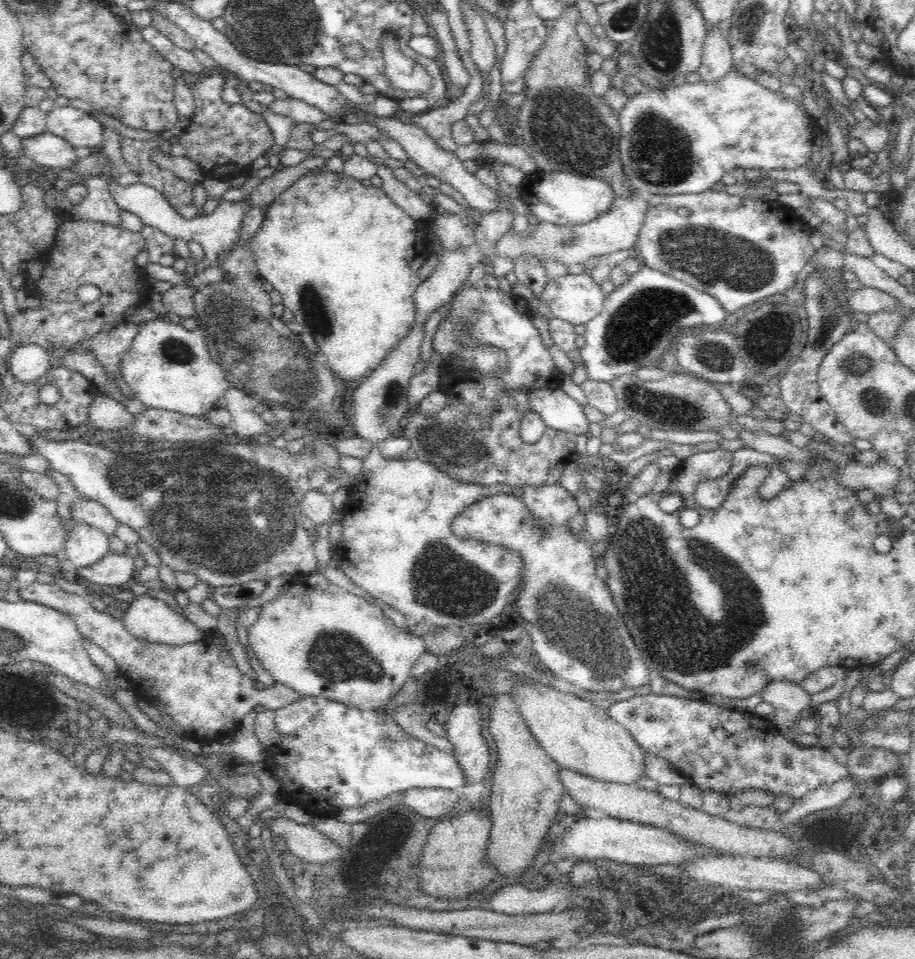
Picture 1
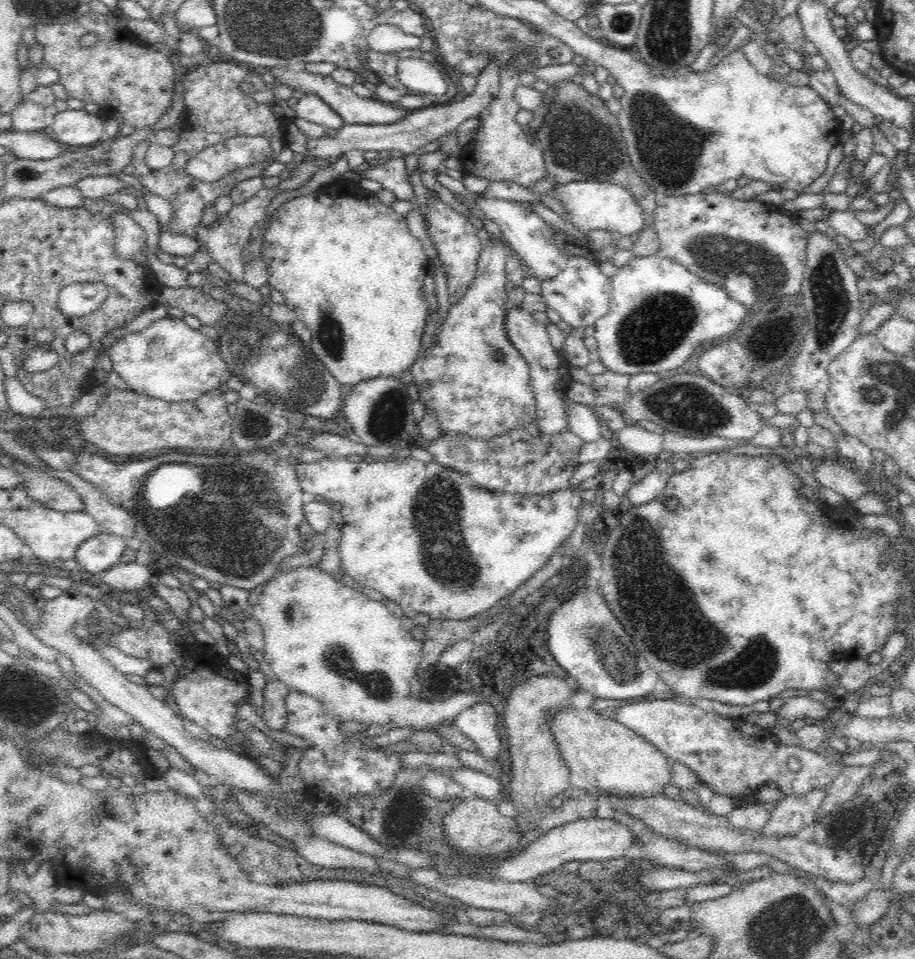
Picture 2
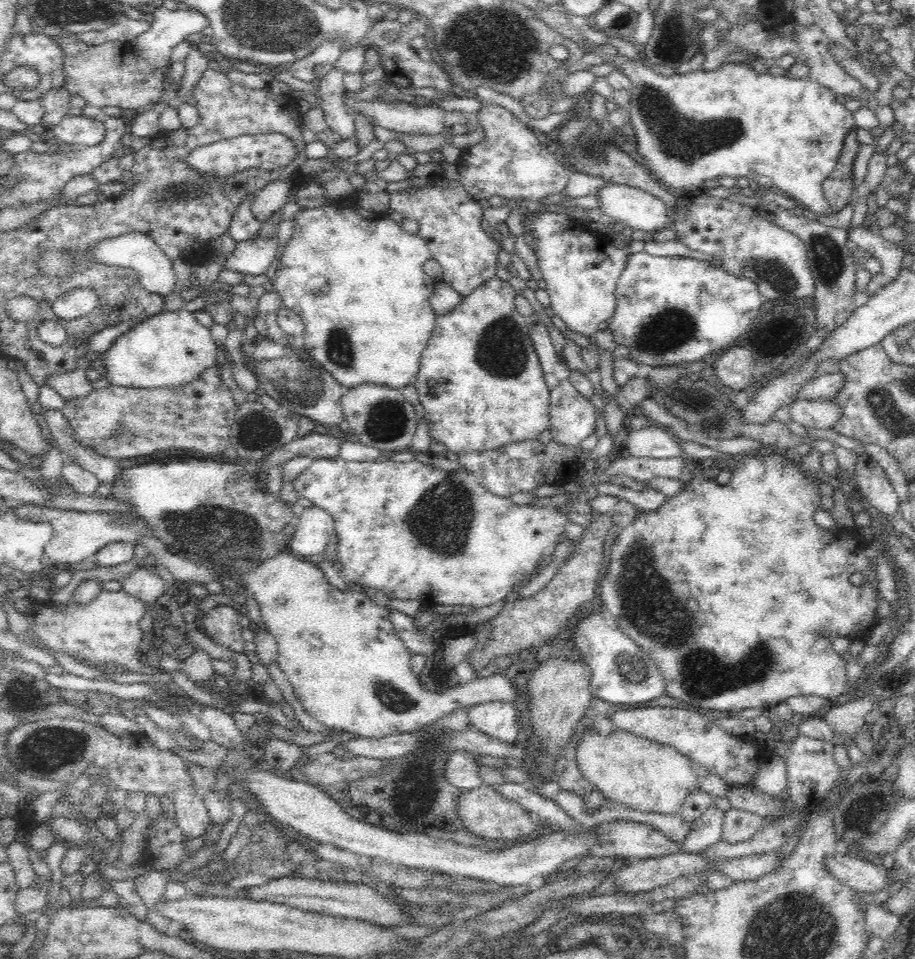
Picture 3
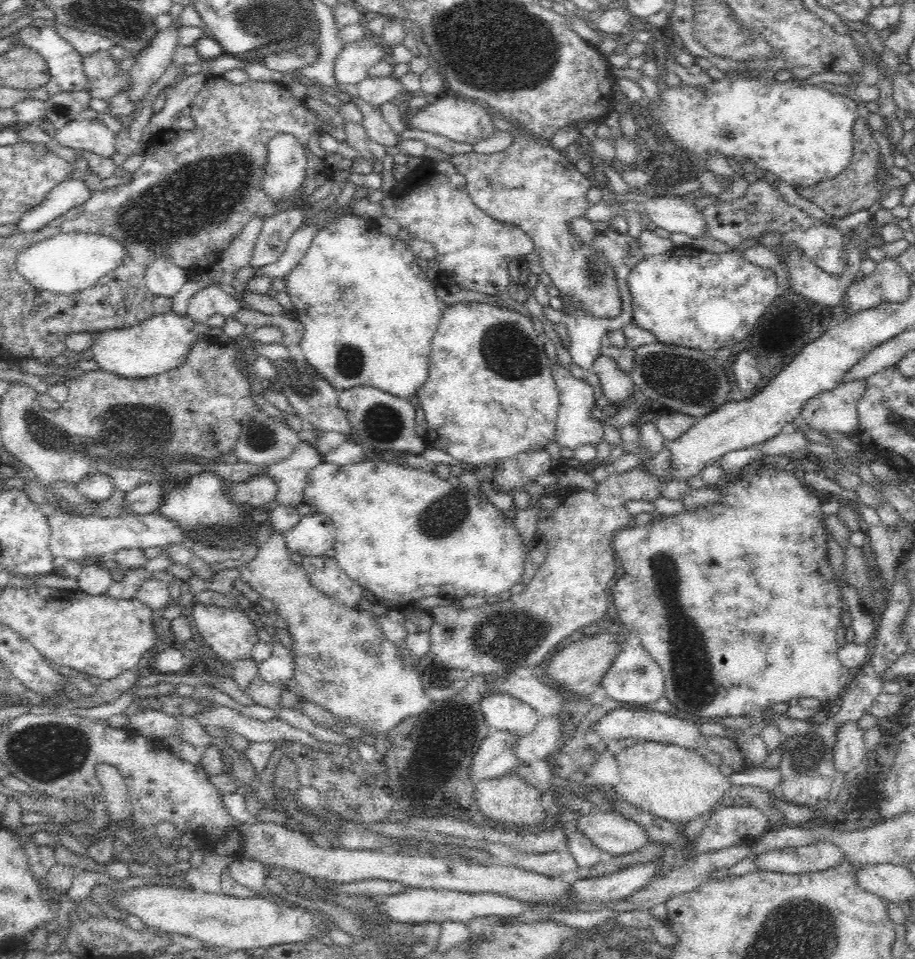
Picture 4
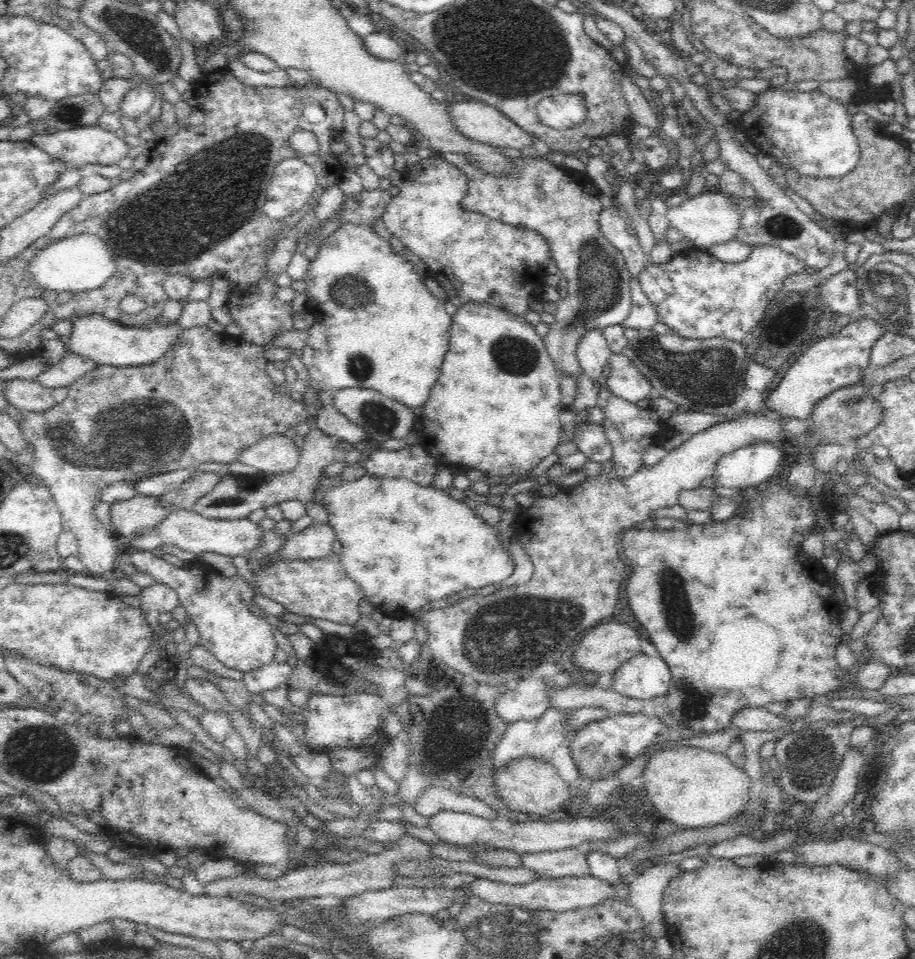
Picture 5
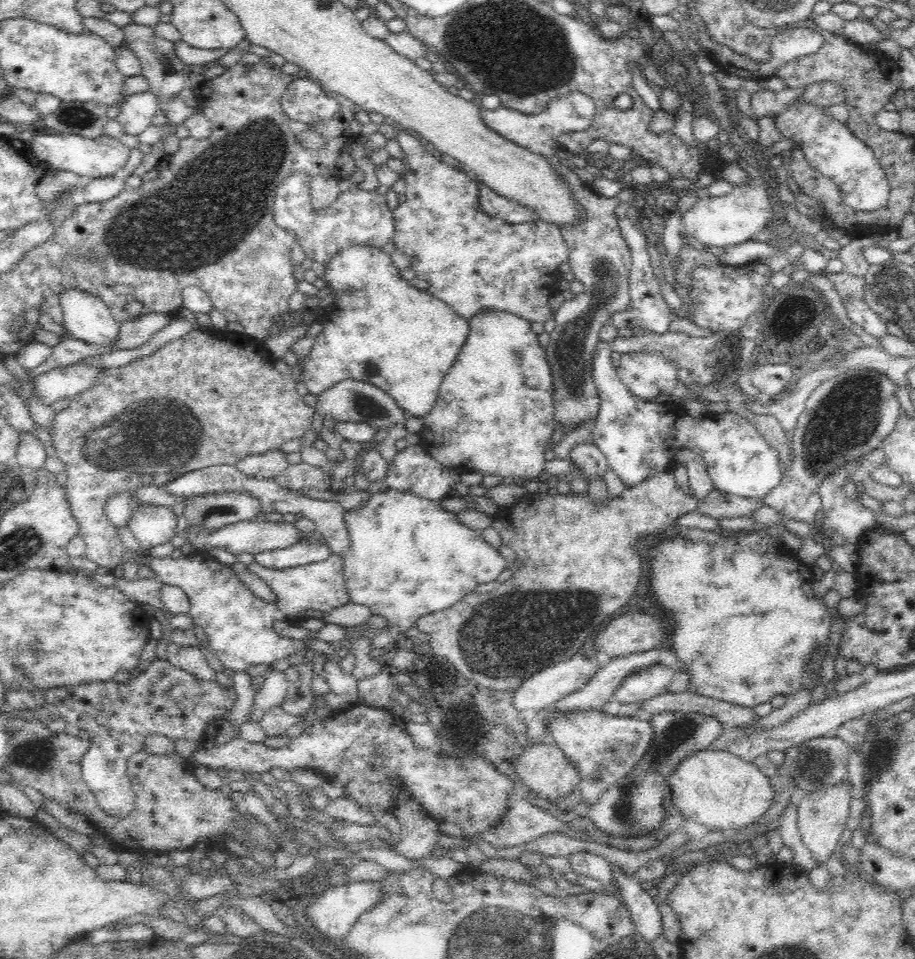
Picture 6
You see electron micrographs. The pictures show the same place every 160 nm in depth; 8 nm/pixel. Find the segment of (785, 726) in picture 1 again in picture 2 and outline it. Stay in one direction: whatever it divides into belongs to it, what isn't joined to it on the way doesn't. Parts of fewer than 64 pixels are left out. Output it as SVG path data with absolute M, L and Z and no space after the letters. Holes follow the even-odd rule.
M804 693L786 695L785 703L778 712L781 718L790 723L803 718L822 720L832 715L832 710L827 710L821 702Z

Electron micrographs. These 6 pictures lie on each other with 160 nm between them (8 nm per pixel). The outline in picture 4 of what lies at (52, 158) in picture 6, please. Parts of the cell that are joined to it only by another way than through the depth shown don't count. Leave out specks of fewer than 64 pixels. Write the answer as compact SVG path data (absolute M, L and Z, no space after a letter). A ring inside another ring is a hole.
M78 119L55 130L52 135L56 143L67 149L91 152L103 158L111 158L117 154L115 134L103 124L88 119Z

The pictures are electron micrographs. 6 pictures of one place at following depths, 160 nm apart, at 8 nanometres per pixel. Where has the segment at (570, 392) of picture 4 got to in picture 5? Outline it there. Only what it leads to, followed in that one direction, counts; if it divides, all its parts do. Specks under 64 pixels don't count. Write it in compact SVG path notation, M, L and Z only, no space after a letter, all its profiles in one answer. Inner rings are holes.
M600 423L596 426L588 425L575 430L576 448L584 454L586 461L602 464L611 459L612 447L606 439L606 433L600 427Z

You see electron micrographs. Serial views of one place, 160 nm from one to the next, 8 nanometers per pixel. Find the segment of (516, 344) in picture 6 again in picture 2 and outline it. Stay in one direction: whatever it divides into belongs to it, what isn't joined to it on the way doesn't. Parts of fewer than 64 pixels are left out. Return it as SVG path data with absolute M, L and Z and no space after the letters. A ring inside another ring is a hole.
M488 235L486 241L481 242L483 249L474 280L466 294L448 309L446 317L437 328L434 344L427 345L422 356L411 366L418 401L426 410L432 411L442 435L487 441L537 422L536 397L531 387L530 365L512 344L506 329L510 290L506 289L508 280L505 273L506 250L503 242L504 240L495 239L492 235Z

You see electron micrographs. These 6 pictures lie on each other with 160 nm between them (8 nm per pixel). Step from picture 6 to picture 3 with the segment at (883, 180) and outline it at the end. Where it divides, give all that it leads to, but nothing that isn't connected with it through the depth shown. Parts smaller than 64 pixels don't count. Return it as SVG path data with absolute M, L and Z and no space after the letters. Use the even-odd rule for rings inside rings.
M624 56L610 62L618 64L621 72L634 82L629 90L632 98L628 112L630 124L636 132L638 153L644 159L640 162L650 166L649 172L654 172L653 176L663 186L686 197L695 197L701 194L704 180L746 176L794 198L800 207L806 206L807 210L818 215L833 215L824 199L822 182L832 174L842 158L845 139L856 128L856 122L853 114L828 88L808 78L758 74L753 66L738 59L723 63L712 72L702 69L684 75L676 73L672 77L655 74L650 66L628 61Z

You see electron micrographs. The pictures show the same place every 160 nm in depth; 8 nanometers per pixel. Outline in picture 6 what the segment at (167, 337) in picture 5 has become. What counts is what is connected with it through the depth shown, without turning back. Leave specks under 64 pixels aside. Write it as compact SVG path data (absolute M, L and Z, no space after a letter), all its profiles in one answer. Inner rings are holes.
M62 288L58 294L62 309L62 322L65 335L71 335L88 344L112 344L118 338L119 326L111 313L110 307L97 295L81 288Z

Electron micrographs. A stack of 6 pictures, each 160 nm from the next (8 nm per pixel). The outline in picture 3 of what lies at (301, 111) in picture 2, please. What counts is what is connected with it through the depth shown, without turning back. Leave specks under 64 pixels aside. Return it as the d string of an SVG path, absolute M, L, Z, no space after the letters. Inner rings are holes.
M334 66L329 74L318 80L318 99L322 101L320 109L326 114L326 123L336 135L343 140L356 139L355 120L348 114L348 108L345 107L345 98L343 98L344 78L348 73L340 67Z

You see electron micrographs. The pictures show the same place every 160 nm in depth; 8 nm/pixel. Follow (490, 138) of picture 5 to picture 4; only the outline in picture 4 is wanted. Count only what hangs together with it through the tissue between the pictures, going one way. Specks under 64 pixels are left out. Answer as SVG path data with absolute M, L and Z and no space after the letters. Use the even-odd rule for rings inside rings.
M447 94L442 99L438 99L434 104L423 108L422 112L416 110L412 114L408 114L404 120L406 124L413 129L426 130L426 132L434 132L448 138L448 140L470 145L477 145L478 143L491 138L495 133L500 132L495 127L493 120L494 116L488 113L488 110L478 106L472 100L458 98L455 95Z

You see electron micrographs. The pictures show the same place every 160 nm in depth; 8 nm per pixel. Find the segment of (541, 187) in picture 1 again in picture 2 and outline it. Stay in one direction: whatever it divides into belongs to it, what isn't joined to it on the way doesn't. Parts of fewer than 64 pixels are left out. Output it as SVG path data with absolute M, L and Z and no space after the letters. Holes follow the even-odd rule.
M572 181L560 185L555 191L554 187L548 190L553 198L556 198L566 205L570 218L568 222L572 222L583 231L610 231L615 232L618 236L631 235L636 237L646 230L648 221L644 215L644 209L639 206L635 196L630 194L623 186L614 184L613 182L578 182Z

